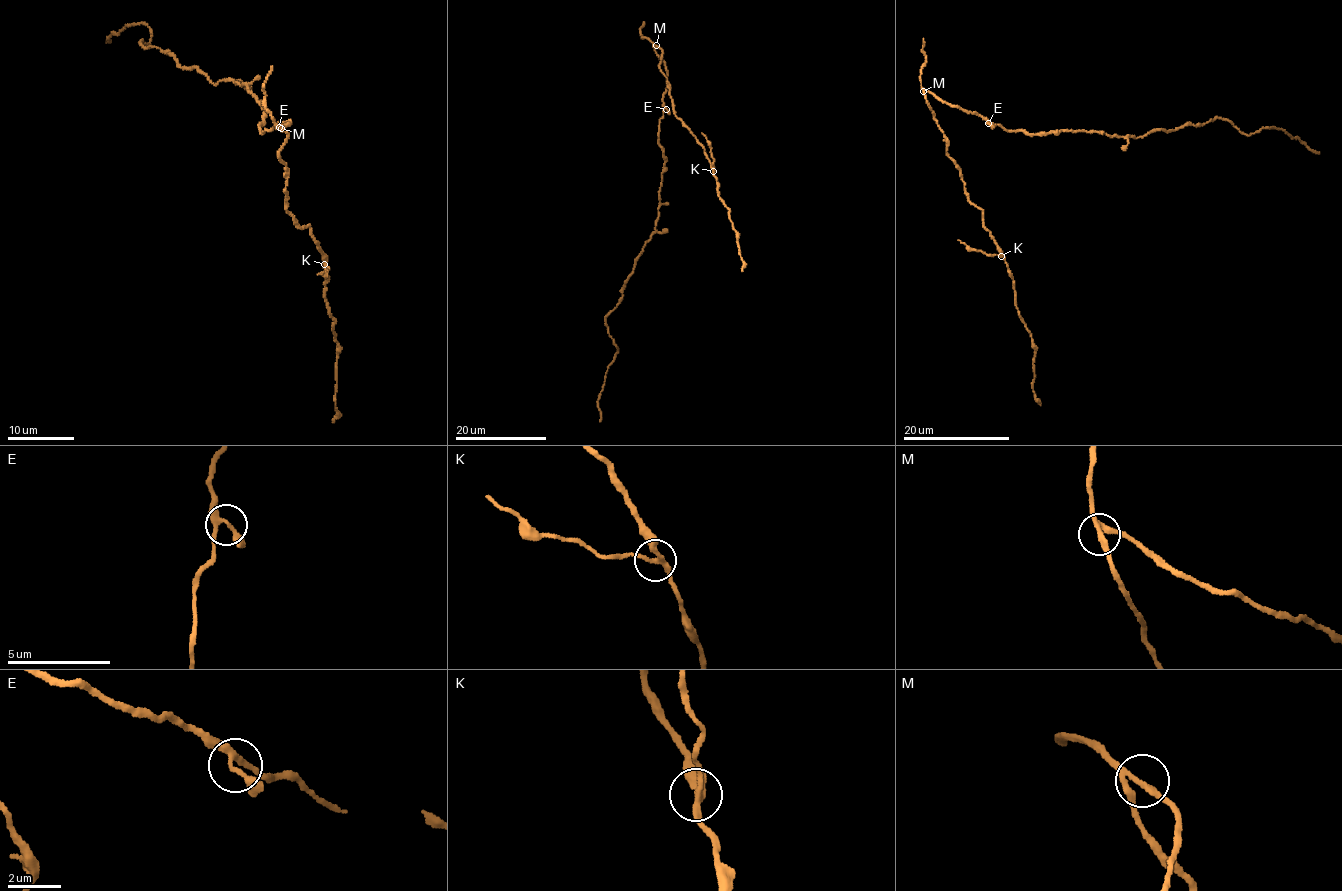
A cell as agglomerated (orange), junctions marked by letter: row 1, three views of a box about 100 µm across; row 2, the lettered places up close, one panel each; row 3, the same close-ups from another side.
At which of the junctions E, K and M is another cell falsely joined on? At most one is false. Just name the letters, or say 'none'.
K

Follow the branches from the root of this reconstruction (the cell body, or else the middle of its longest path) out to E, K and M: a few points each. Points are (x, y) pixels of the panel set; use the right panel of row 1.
E: (971, 112), (988, 123)
K: (971, 112), (924, 94), (946, 139), (946, 155), (959, 170), (967, 197), (982, 211), (982, 223), (1001, 256)
M: (971, 112), (950, 106), (929, 91), (923, 91)

